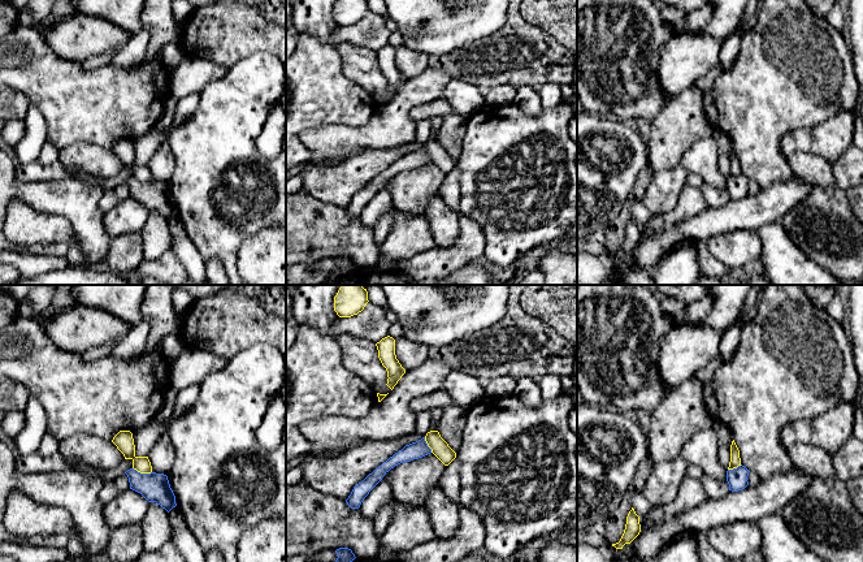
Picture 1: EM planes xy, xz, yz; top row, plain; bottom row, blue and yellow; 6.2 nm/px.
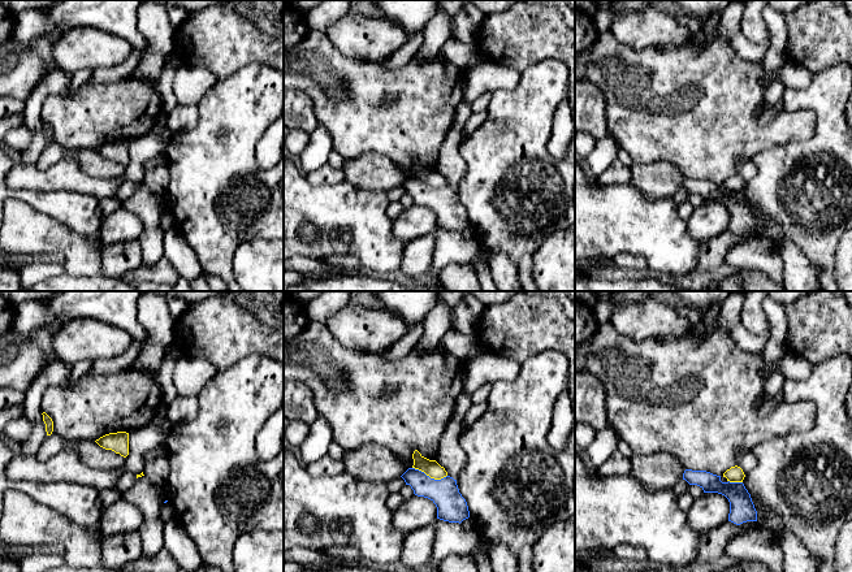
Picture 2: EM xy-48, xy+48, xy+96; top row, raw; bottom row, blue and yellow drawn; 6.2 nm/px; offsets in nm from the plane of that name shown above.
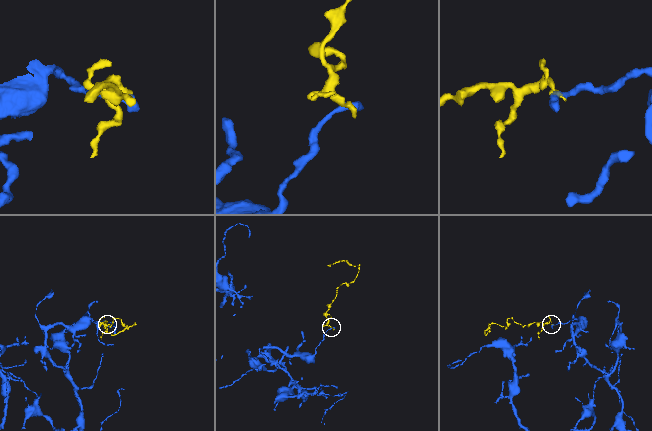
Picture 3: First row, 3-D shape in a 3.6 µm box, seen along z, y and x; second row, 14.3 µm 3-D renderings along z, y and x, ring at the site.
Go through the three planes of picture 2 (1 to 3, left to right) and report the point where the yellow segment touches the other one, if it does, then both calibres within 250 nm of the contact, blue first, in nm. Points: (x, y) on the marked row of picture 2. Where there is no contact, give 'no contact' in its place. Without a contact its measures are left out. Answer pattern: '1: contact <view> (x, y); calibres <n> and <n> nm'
1: no contact
2: contact xy+48 (428, 476); calibres 180 and 100 nm
3: contact xy+96 (735, 482); calibres 160 and 100 nm

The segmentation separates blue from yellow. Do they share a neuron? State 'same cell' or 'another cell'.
another cell

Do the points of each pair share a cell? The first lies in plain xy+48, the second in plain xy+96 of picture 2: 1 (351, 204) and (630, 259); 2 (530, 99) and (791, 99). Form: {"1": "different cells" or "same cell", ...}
{"1": "different cells", "2": "same cell"}

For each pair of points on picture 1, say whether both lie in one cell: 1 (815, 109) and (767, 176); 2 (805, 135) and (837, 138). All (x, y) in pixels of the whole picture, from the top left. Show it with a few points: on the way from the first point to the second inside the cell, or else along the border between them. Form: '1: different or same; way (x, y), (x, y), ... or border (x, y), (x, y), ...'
1: same; way (794, 113), (767, 141), (767, 155)
2: same; way (812, 139), (829, 139)

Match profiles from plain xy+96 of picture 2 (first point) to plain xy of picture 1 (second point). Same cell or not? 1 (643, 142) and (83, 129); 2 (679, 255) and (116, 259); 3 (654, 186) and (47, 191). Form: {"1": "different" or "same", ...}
{"1": "same", "2": "different", "3": "different"}

